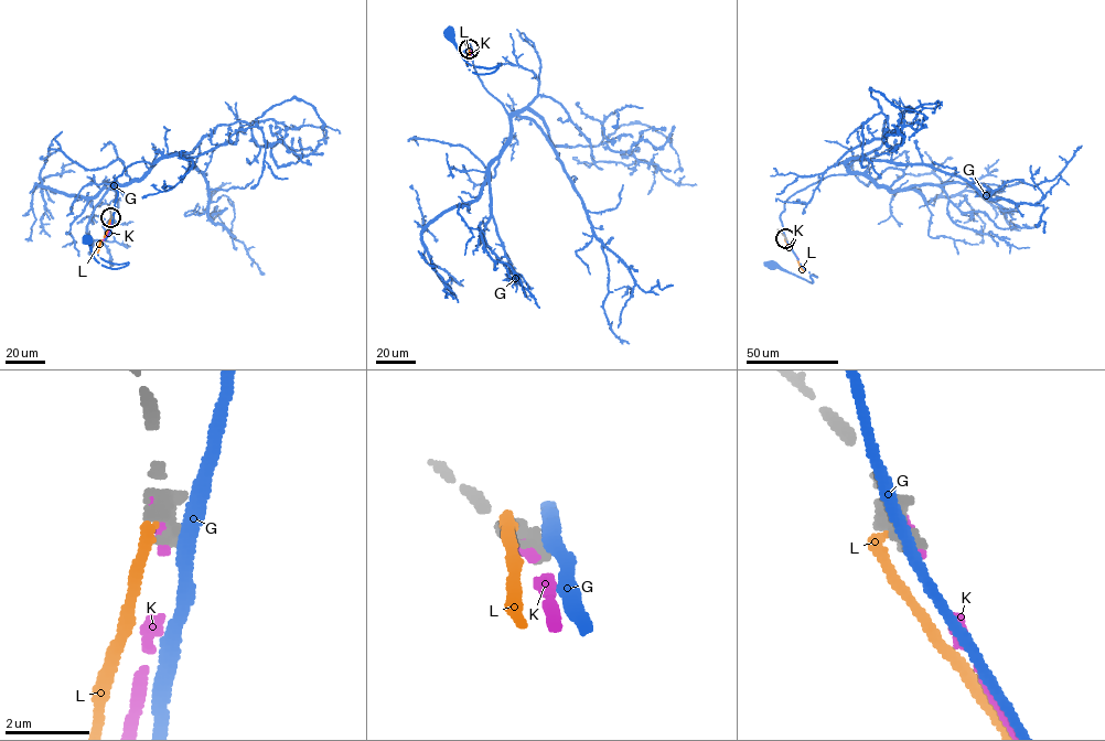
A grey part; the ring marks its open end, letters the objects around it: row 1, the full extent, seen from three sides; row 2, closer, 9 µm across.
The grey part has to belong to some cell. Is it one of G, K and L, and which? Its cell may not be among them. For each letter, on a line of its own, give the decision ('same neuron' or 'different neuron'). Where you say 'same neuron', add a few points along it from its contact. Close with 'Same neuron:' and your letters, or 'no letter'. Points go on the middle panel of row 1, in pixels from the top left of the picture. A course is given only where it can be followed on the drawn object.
G: different neuron
K: same neuron
L: different neuron
Same neuron: K

